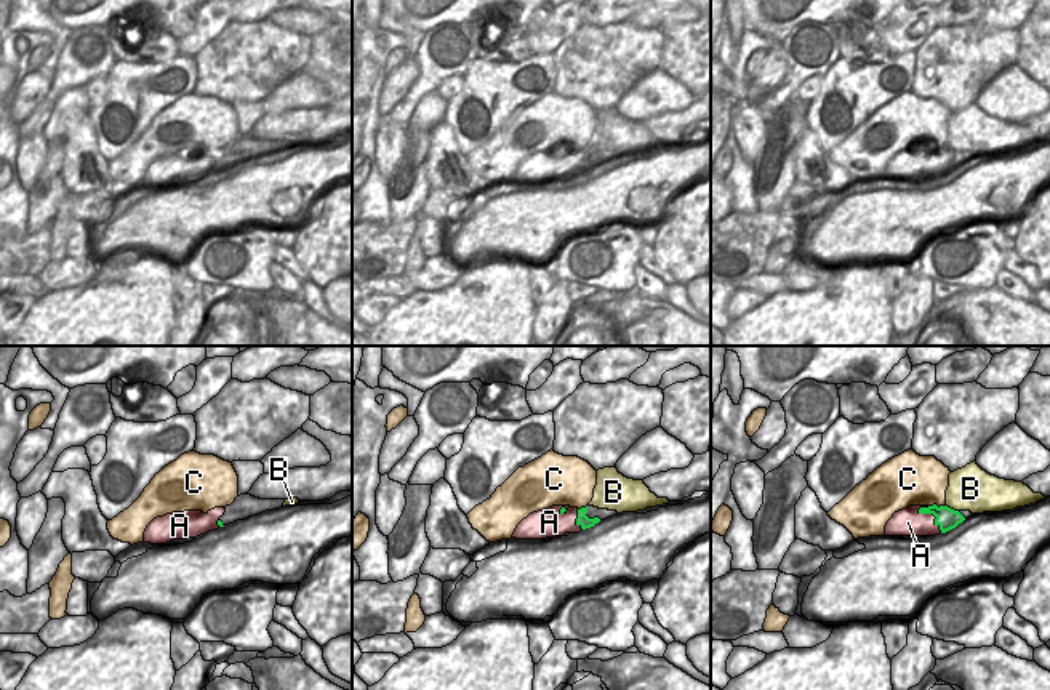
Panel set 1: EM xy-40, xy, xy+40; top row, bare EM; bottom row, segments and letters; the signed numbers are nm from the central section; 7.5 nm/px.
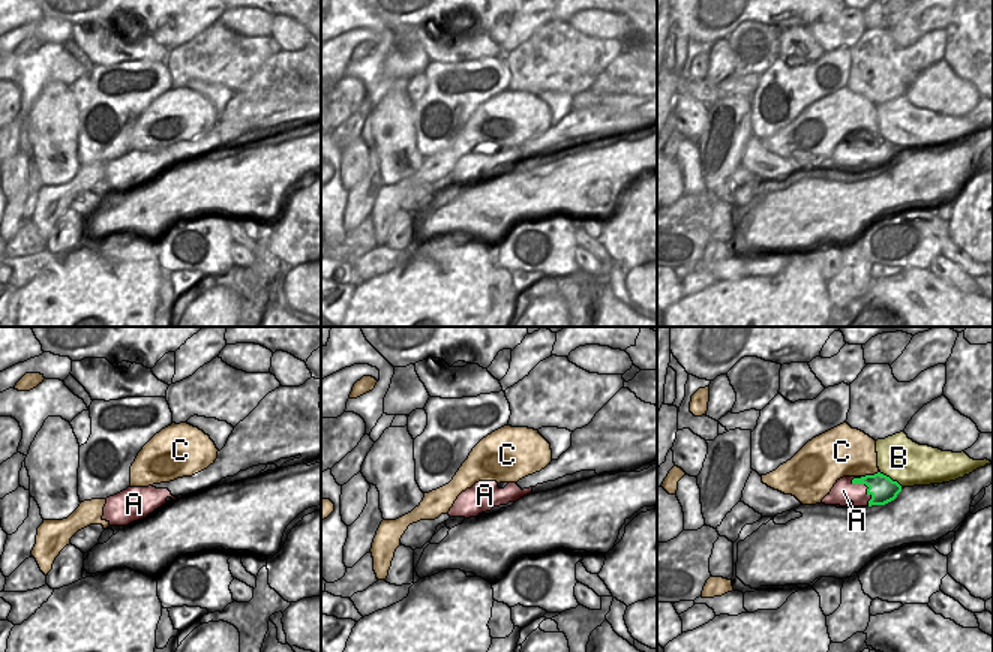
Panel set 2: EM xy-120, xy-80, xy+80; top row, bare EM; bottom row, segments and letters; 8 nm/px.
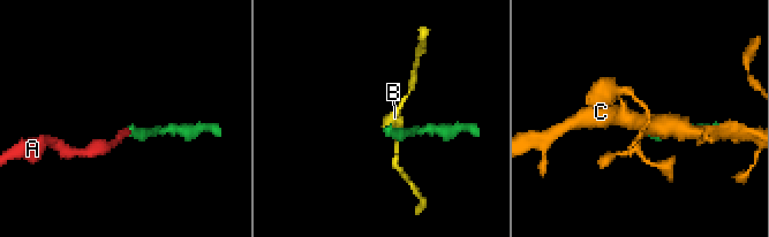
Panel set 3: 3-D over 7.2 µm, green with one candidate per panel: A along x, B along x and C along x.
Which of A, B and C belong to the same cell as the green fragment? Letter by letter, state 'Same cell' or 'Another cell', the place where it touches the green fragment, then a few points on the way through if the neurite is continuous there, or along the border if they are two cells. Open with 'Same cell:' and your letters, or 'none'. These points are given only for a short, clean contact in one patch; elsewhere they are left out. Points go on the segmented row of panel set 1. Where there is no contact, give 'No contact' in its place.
Same cell: A
A: Same cell. Touches green at xy+40 (932, 513). Path across: xy+40 (946, 517), (932, 513), (924, 521), (908, 522)
B: Another cell. Touches green at xy+40 (953, 509)
C: Another cell. Touches green at xy+40 (937, 506). Boundary: xy+40 (945, 505), (929, 506)

